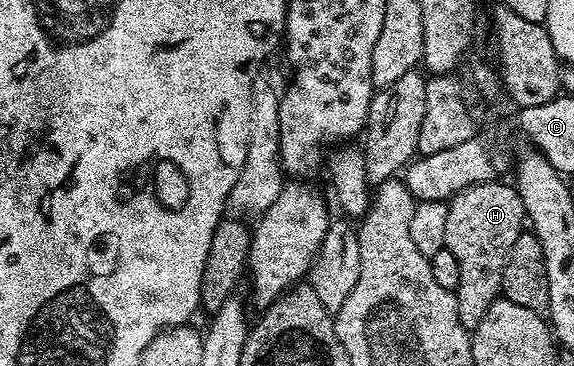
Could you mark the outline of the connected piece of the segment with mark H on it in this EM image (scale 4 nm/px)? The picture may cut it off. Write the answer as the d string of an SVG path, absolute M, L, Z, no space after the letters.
M490 181L477 183L457 192L448 200L445 250L459 261L459 285L455 292L459 321L468 332L483 321L487 309L501 295L501 274L511 245L523 234L526 222L523 201L519 201L516 186Z

